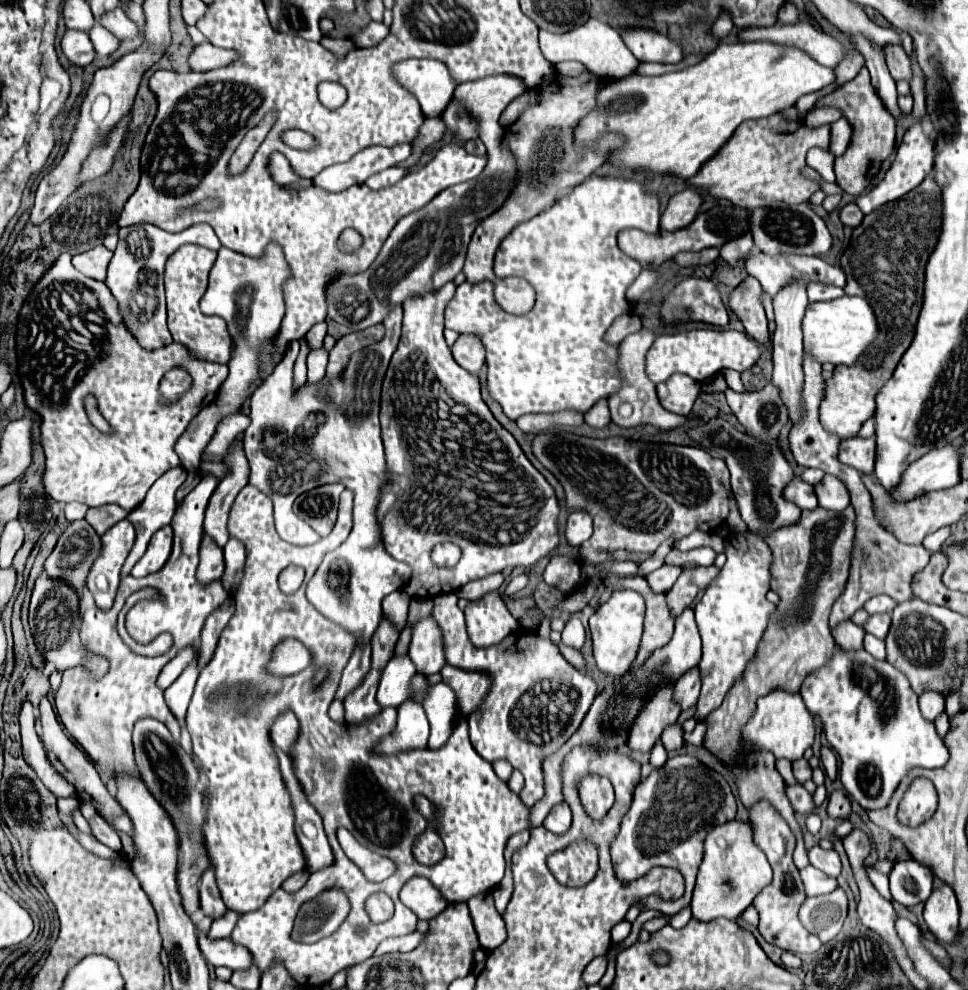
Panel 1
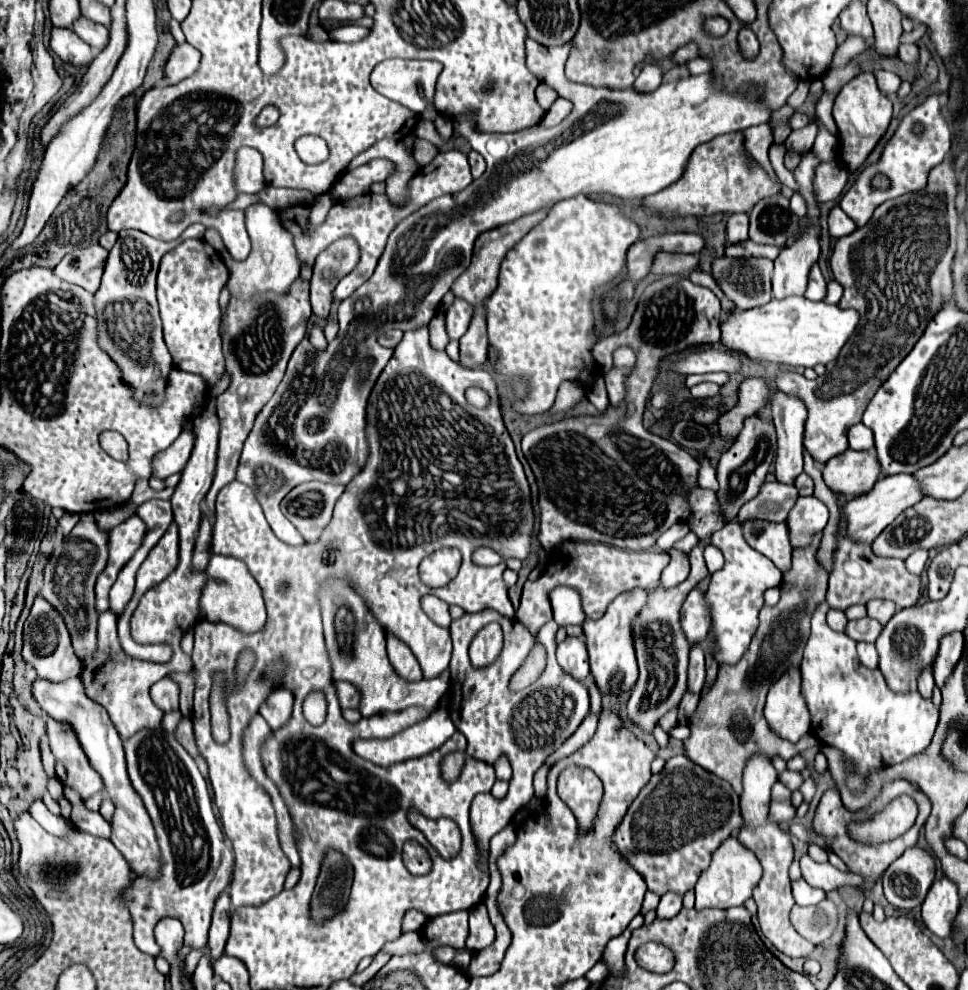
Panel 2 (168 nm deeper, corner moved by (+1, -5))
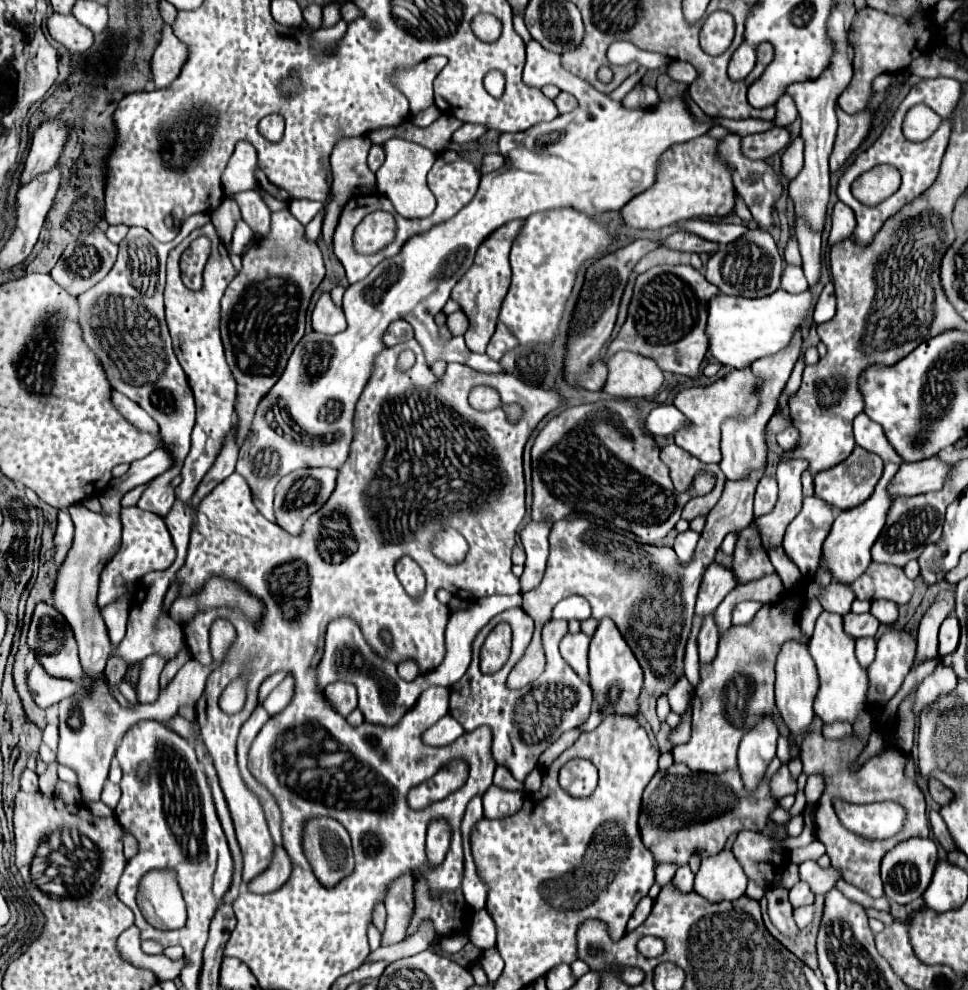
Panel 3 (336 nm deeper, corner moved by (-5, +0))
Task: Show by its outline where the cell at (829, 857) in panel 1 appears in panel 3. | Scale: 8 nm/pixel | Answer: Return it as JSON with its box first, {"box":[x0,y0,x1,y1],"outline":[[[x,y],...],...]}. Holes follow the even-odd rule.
{"box":[799,861,843,893],"outline":[[[805,861],[799,865],[799,875],[811,885],[813,893],[827,893],[837,887],[837,881],[843,879],[843,873],[837,867],[819,867],[817,861]]]}

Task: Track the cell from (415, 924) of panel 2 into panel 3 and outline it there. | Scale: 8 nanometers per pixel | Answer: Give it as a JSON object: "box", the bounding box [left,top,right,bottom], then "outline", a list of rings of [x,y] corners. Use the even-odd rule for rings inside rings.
{"box":[381,875,415,945],"outline":[[[403,875],[403,879],[397,879],[397,883],[389,887],[385,907],[387,907],[387,927],[385,927],[381,945],[393,945],[407,937],[407,929],[415,913],[415,895],[413,895],[411,875],[407,877]]]}

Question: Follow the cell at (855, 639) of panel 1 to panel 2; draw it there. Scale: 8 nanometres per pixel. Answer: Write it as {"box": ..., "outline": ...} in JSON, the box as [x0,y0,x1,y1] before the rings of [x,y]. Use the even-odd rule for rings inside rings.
{"box":[827,610,847,632],"outline":[[[829,610],[827,612],[827,624],[837,630],[837,632],[843,632],[845,626],[847,626],[847,618],[843,614],[843,610]]]}

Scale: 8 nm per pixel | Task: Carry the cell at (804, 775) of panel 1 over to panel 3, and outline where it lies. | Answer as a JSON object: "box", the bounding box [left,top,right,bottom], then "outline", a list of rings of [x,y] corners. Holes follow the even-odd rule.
{"box":[771,765,797,799],"outline":[[[781,765],[781,769],[773,775],[771,787],[773,787],[773,795],[777,795],[777,799],[781,799],[785,795],[795,795],[797,793],[797,779],[793,779],[787,765]]]}

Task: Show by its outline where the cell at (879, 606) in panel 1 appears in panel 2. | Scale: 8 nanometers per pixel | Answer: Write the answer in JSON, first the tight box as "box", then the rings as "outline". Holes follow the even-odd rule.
{"box":[867,600,897,624],"outline":[[[871,600],[867,604],[867,612],[869,612],[869,618],[875,618],[877,622],[887,624],[897,612],[897,606],[891,600]]]}

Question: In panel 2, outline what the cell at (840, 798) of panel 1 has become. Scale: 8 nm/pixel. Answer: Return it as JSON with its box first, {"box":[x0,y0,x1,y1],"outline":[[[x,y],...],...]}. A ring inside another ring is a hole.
{"box":[813,780,931,894],"outline":[[[907,780],[885,782],[883,788],[881,788],[881,794],[879,794],[867,808],[861,808],[861,810],[857,810],[857,812],[851,812],[851,810],[847,810],[847,808],[843,806],[843,802],[841,802],[837,790],[827,790],[827,792],[823,794],[823,798],[821,798],[817,810],[815,810],[813,830],[815,830],[815,832],[827,842],[827,846],[847,864],[847,868],[849,868],[851,872],[863,876],[863,884],[857,886],[857,888],[859,888],[863,894],[869,894],[869,892],[873,890],[875,882],[877,882],[877,880],[881,878],[881,874],[887,870],[887,866],[889,866],[897,856],[901,856],[907,848],[911,848],[911,846],[917,844],[919,832],[921,832],[923,824],[925,824],[925,820],[927,820],[927,816],[929,816],[929,812],[931,812],[931,804],[927,804],[927,798],[925,798],[921,792],[917,792]],[[901,794],[911,796],[911,798],[917,802],[917,808],[919,808],[917,820],[915,820],[915,824],[907,830],[905,836],[901,836],[901,838],[897,838],[897,840],[891,840],[891,842],[887,842],[887,844],[881,844],[881,846],[865,846],[865,844],[859,844],[859,842],[855,842],[855,840],[849,838],[849,834],[845,832],[845,826],[847,826],[849,822],[861,822],[861,820],[869,818],[873,812],[881,810],[889,800],[893,800],[893,798],[897,798],[897,796],[901,796]]]}

